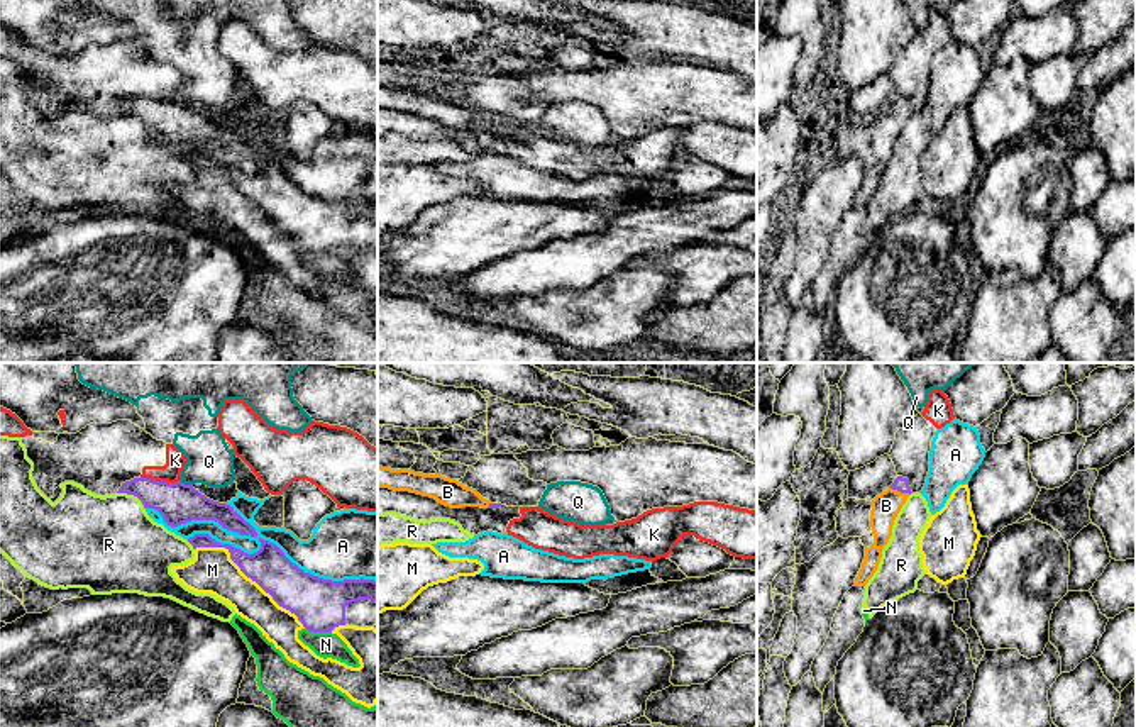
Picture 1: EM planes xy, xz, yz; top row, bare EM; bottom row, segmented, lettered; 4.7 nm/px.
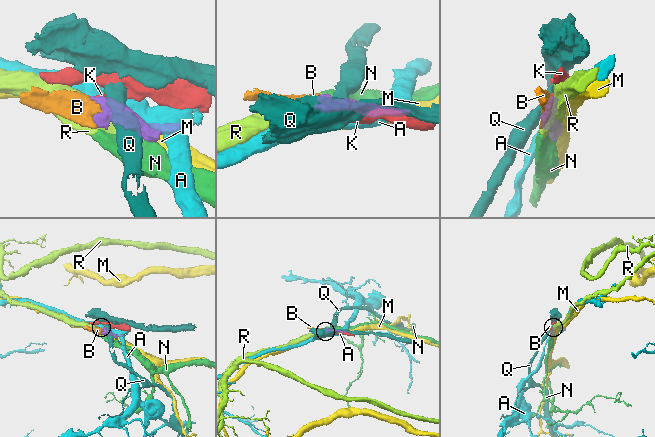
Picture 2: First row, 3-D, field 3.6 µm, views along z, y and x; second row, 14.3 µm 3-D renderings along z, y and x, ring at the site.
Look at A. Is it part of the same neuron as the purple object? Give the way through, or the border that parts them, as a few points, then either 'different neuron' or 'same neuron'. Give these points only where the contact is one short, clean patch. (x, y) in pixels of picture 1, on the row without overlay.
different neuron

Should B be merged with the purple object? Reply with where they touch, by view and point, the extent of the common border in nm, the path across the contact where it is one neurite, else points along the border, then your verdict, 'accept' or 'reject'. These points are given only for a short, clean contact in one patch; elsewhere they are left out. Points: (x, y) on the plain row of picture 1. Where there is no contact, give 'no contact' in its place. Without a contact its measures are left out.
meets purple in yz at (899, 110); contact 110 nm long; accept

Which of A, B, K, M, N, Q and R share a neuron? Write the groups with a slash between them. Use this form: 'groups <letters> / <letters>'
groups A / B / K / M / N R / Q

